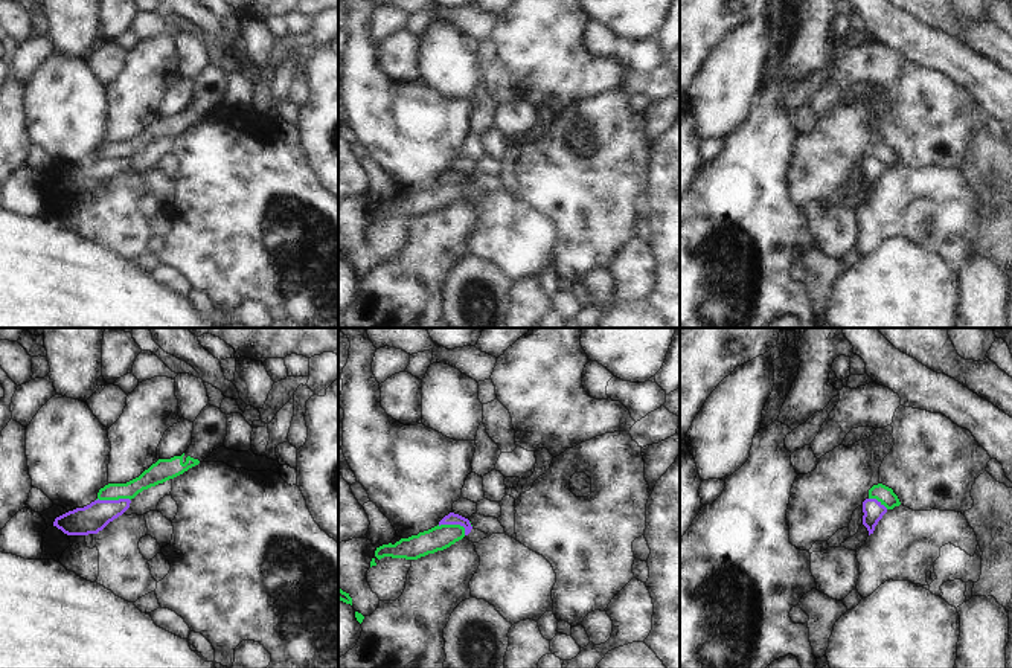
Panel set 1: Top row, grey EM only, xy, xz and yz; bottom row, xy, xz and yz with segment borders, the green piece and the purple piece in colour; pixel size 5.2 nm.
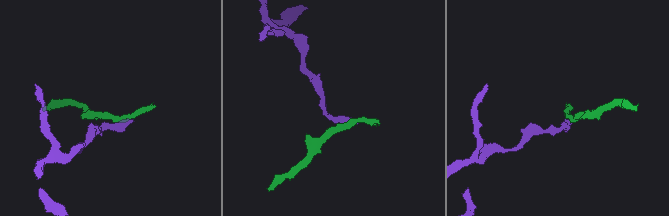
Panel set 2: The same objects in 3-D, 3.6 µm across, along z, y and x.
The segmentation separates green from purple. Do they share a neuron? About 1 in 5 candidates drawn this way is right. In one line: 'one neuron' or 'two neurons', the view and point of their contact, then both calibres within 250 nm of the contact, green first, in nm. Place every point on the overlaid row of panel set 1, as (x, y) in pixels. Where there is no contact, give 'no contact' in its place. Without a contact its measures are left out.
two neurons; meets green in xy at (113, 499); 100 nm thick on the green side, 150 nm on the other

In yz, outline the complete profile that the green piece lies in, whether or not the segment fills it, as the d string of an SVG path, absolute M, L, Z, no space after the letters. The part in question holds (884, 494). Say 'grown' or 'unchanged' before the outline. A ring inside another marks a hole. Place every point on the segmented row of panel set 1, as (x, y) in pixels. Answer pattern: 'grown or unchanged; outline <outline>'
unchanged; outline M882 483L873 485L869 490L869 499L876 499L887 509L893 509L895 506L901 505L899 499L893 493L893 490L886 487L886 485L882 485Z

